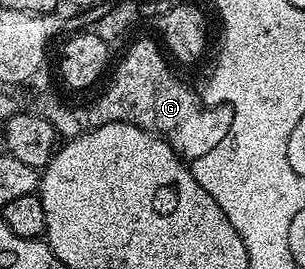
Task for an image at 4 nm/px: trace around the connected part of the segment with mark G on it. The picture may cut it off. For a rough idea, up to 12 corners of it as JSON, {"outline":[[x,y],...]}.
{"outline":[[158,40],[133,42],[91,127],[124,121],[180,157],[229,135],[231,106],[203,106]]}

